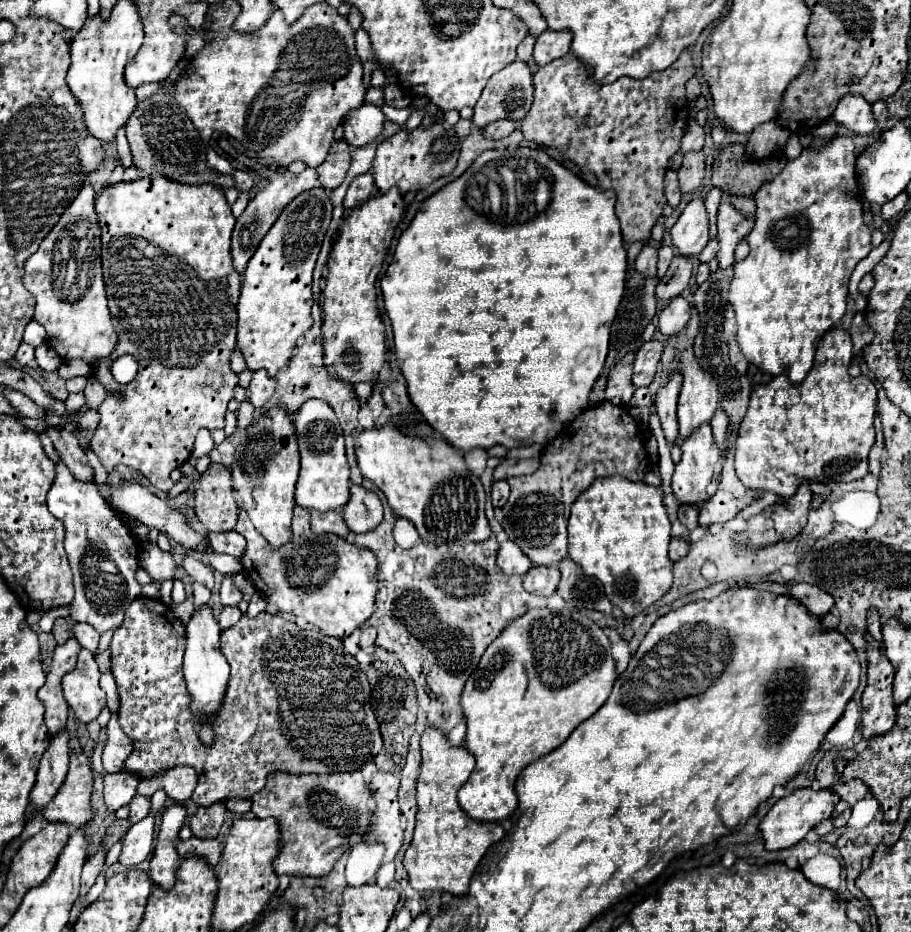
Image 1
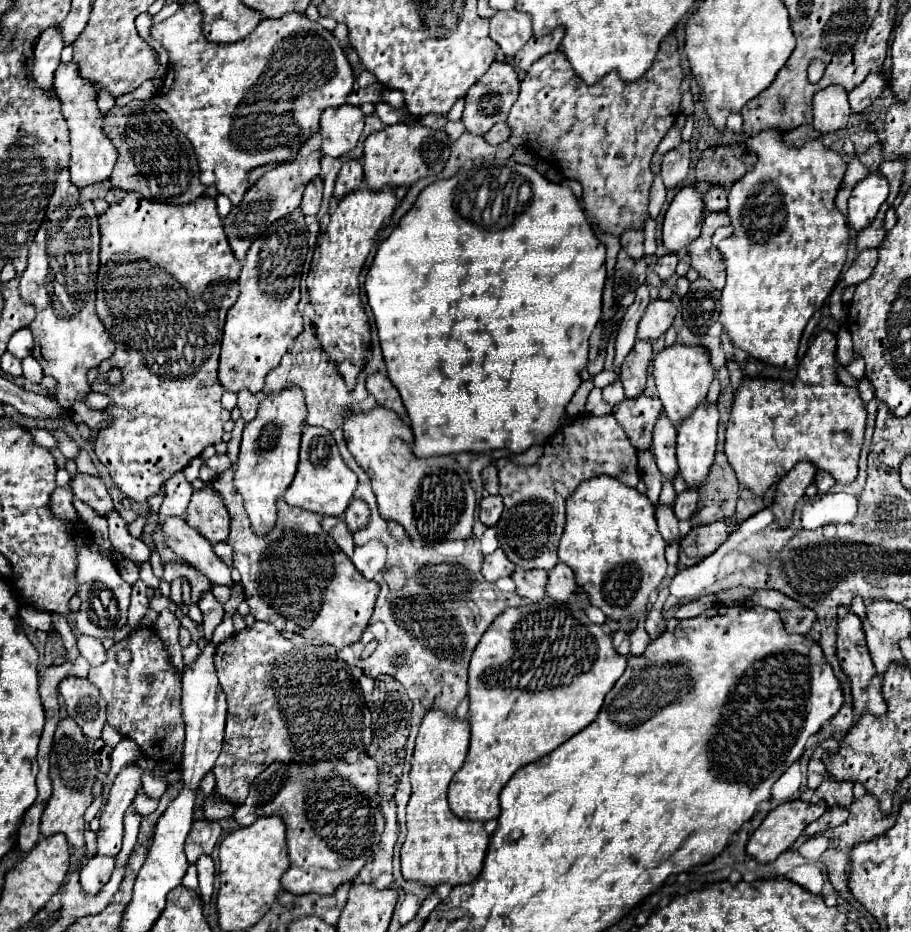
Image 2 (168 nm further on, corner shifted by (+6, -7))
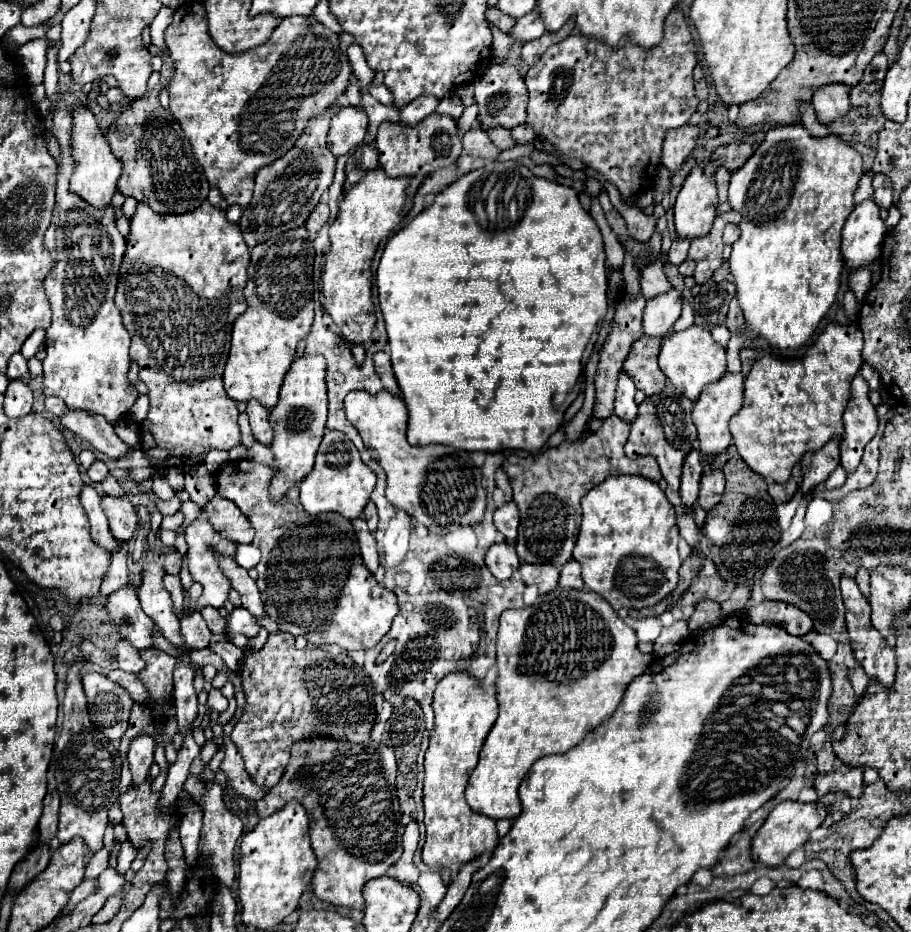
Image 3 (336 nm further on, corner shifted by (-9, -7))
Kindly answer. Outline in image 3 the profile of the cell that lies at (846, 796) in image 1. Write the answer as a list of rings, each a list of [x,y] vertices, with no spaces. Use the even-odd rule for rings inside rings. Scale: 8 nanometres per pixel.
[[[838,764],[834,772],[828,774],[816,774],[814,778],[814,788],[818,796],[824,796],[828,792],[846,792],[852,798],[858,798],[862,794],[862,768],[860,766],[846,766]]]

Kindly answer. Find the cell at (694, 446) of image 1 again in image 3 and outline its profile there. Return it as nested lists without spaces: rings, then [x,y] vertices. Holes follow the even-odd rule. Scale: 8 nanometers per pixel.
[[[726,372],[720,380],[716,380],[716,384],[708,384],[708,388],[704,388],[704,392],[700,394],[700,400],[694,402],[692,420],[694,420],[694,426],[698,428],[698,442],[700,442],[702,456],[708,456],[708,454],[718,456],[730,446],[732,434],[728,430],[728,420],[742,408],[742,396],[744,396],[742,372],[736,372],[736,374]]]

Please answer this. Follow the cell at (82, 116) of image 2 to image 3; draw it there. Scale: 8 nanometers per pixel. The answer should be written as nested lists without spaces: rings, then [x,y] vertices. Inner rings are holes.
[[[78,106],[74,110],[74,122],[72,122],[72,156],[76,162],[76,170],[72,172],[72,180],[70,180],[70,192],[78,194],[80,198],[84,198],[88,204],[92,204],[94,208],[108,208],[112,196],[116,194],[116,182],[122,174],[122,164],[120,160],[112,154],[108,140],[102,136],[94,114],[84,108]]]

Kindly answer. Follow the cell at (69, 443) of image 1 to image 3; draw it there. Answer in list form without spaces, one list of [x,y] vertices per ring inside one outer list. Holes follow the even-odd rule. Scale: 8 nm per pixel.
[[[102,496],[102,508],[108,516],[110,534],[120,542],[132,540],[134,530],[138,528],[138,514],[136,514],[136,508],[130,504],[128,496],[122,496],[122,498]]]

